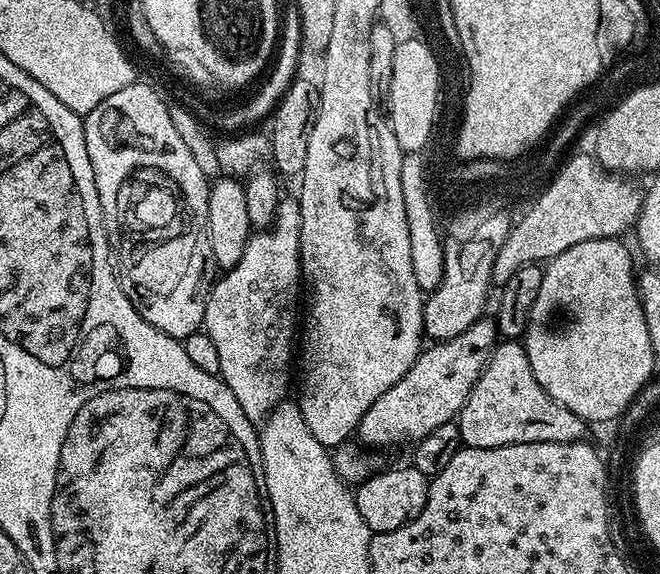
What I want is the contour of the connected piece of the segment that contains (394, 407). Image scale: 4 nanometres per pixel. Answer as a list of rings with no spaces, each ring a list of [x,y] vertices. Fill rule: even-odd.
[[[492,318],[474,322],[474,326],[449,340],[429,343],[414,366],[410,366],[410,370],[406,370],[406,374],[402,374],[402,378],[398,378],[398,382],[378,398],[366,414],[362,414],[362,422],[355,431],[359,443],[369,444],[372,448],[388,448],[391,444],[411,445],[426,438],[430,430],[453,423],[459,417],[466,398],[470,398],[470,390],[474,390],[474,382],[478,382],[497,343],[498,329]]]

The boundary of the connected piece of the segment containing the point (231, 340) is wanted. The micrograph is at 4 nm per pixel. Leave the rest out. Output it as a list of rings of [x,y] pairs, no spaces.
[[[281,199],[276,210],[276,219],[267,230],[257,231],[248,237],[246,250],[234,267],[227,269],[219,281],[213,283],[204,311],[203,331],[218,349],[219,377],[224,385],[238,398],[238,406],[253,425],[263,425],[268,414],[283,402],[288,393],[288,379],[294,372],[292,339],[298,336],[296,307],[302,304],[302,277],[300,274],[300,201]]]

